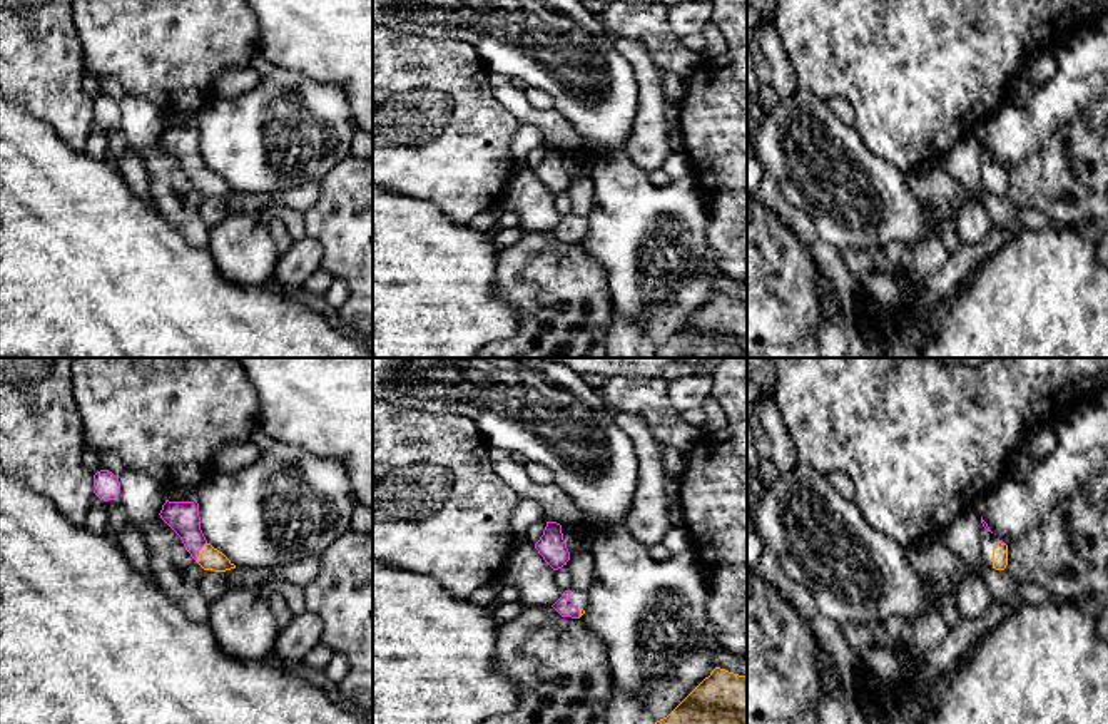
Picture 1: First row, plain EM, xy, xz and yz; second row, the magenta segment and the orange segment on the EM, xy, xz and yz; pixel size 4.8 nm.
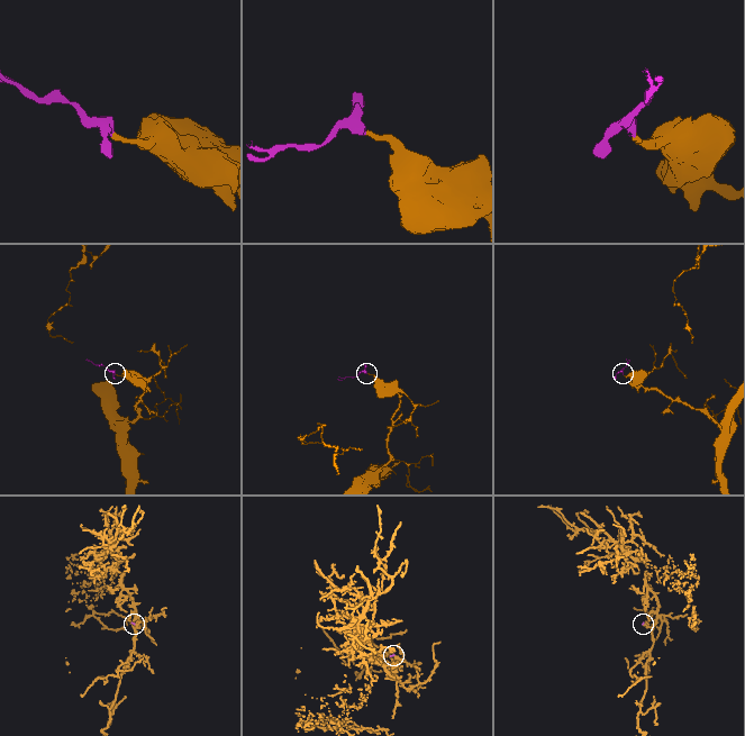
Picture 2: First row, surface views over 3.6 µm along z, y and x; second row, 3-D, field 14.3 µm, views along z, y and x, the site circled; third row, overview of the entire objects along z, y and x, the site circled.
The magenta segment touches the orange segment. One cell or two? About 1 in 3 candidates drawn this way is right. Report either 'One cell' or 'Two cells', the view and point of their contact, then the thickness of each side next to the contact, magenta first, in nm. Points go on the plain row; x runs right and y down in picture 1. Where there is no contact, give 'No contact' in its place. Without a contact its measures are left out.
One cell. Touches magenta at xy (198, 178). Thickness 160 nm (magenta) against 110 nm

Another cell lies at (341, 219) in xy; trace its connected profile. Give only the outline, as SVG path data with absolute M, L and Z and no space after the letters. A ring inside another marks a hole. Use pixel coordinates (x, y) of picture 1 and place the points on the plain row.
M349 156L321 186L321 197L304 211L306 232L324 249L319 269L346 288L338 319L373 343L373 161Z

